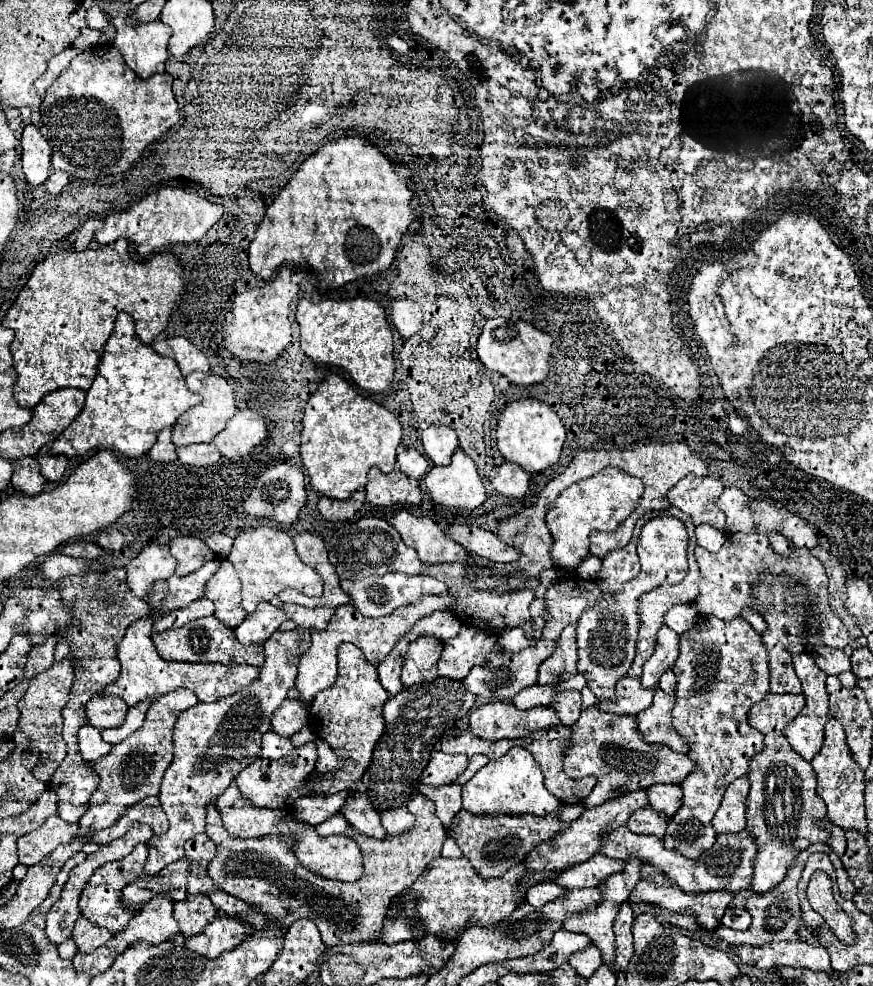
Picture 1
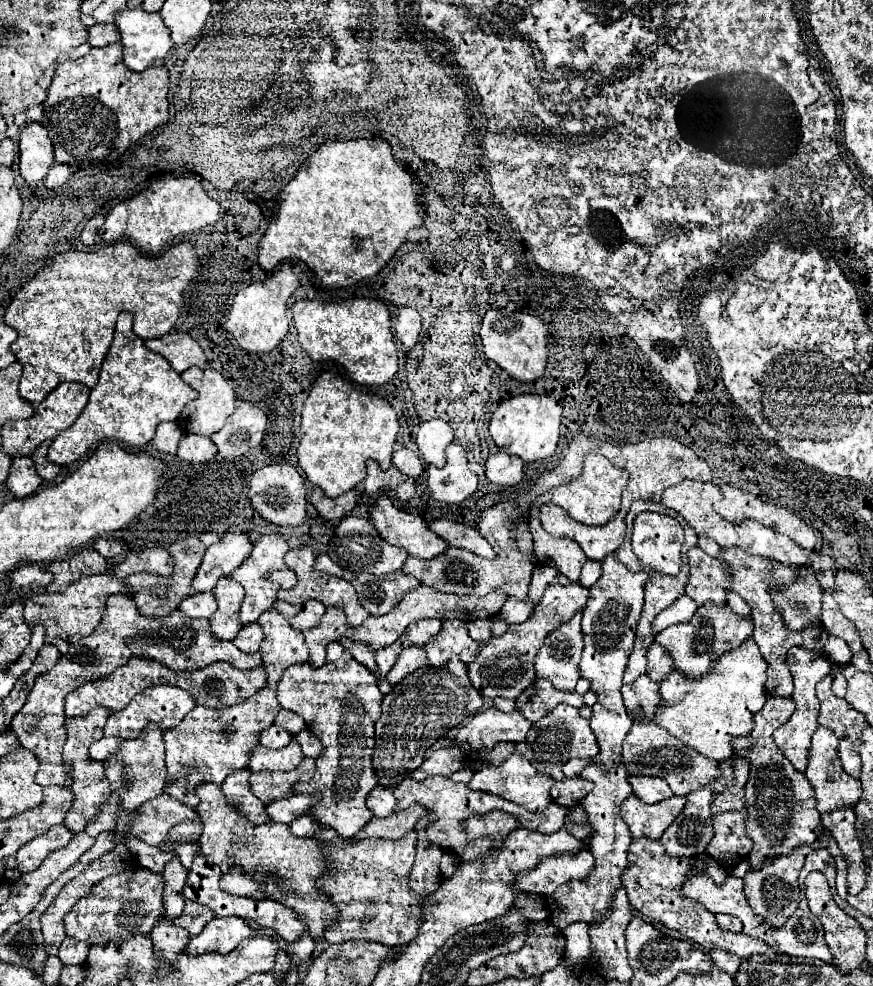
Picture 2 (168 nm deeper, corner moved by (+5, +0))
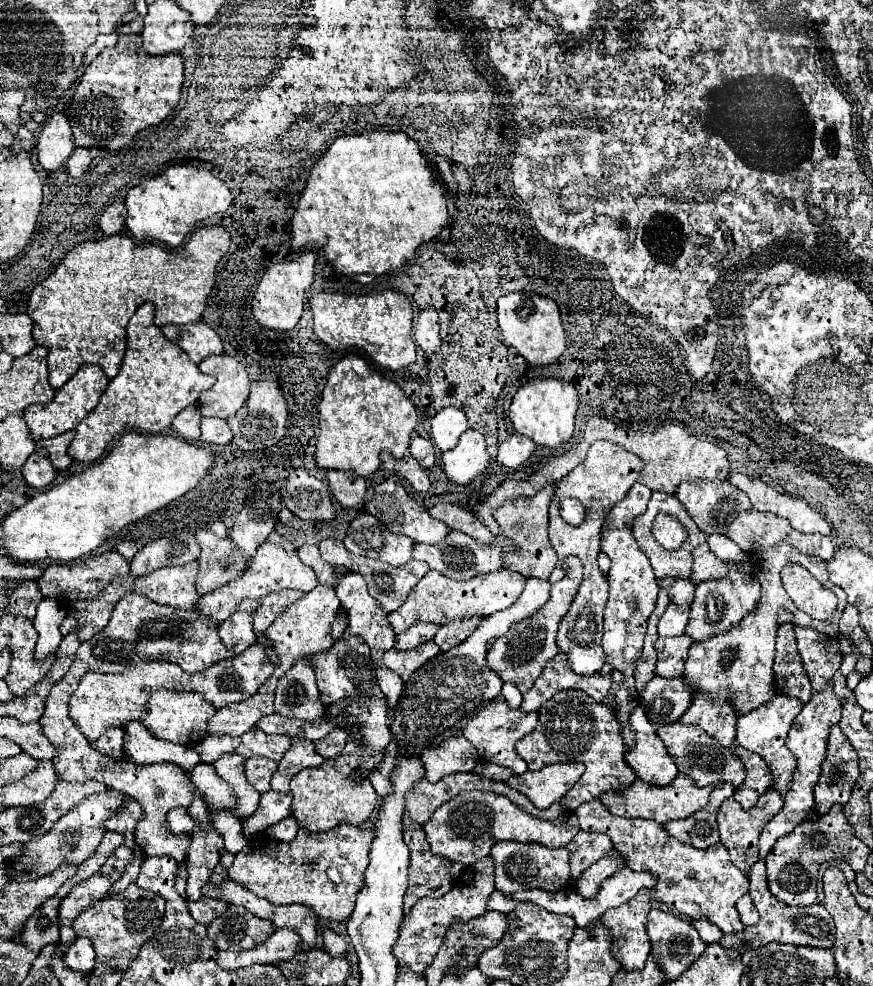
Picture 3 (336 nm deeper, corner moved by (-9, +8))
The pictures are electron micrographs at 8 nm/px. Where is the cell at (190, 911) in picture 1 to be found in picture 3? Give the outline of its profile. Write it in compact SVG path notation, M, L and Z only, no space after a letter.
M202 896L198 902L188 902L188 910L192 914L192 918L200 924L210 924L214 918L218 918L222 912L226 912L230 904L226 904L226 900L210 900L206 896Z

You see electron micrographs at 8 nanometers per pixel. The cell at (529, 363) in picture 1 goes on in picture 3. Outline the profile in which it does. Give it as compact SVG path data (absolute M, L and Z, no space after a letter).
M524 292L506 294L498 300L498 324L504 334L504 342L516 348L516 352L532 366L548 366L550 352L564 352L566 336L560 322L560 312L556 302L550 298L538 294L528 296Z

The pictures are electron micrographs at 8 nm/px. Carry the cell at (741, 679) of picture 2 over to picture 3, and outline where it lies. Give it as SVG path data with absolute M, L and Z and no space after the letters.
M778 542L770 548L762 548L758 552L752 552L752 562L758 574L758 580L762 584L762 598L760 606L748 614L738 628L732 628L726 634L712 636L704 642L694 642L690 646L690 656L686 660L686 668L682 674L682 680L692 690L692 704L678 720L680 724L694 724L706 730L712 738L716 738L722 746L736 750L736 722L738 716L744 716L746 712L752 712L754 708L760 708L766 704L766 700L772 700L776 696L774 692L774 640L776 640L776 628L778 628L778 612L792 614L792 600L788 598L780 572L788 564L800 564L804 566L814 578L818 578L828 590L832 590L838 596L838 608L834 610L832 618L828 620L814 620L810 616L794 616L794 624L802 628L814 628L822 634L836 636L838 634L838 620L842 616L842 610L846 606L846 594L842 588L830 582L826 572L826 562L822 558L806 556L798 550L794 550L786 542Z

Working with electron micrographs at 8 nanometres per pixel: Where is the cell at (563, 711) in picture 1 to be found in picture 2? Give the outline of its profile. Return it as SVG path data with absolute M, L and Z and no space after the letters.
M536 678L518 698L516 698L516 710L530 722L540 720L542 716L546 716L550 712L552 706L556 704L570 704L574 708L582 708L584 706L584 698L582 694L566 694L560 692L552 686L550 680L540 680Z

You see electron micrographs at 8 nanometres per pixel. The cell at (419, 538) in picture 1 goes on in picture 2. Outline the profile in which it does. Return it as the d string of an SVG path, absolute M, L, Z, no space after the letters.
M384 494L376 498L368 520L388 544L406 548L418 558L434 558L448 550L448 544L428 530L420 516L398 510Z

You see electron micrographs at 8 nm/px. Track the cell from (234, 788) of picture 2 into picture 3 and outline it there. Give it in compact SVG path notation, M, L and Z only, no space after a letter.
M248 758L244 764L244 774L250 786L254 786L256 792L264 794L270 790L270 778L276 770L276 762L268 758Z

